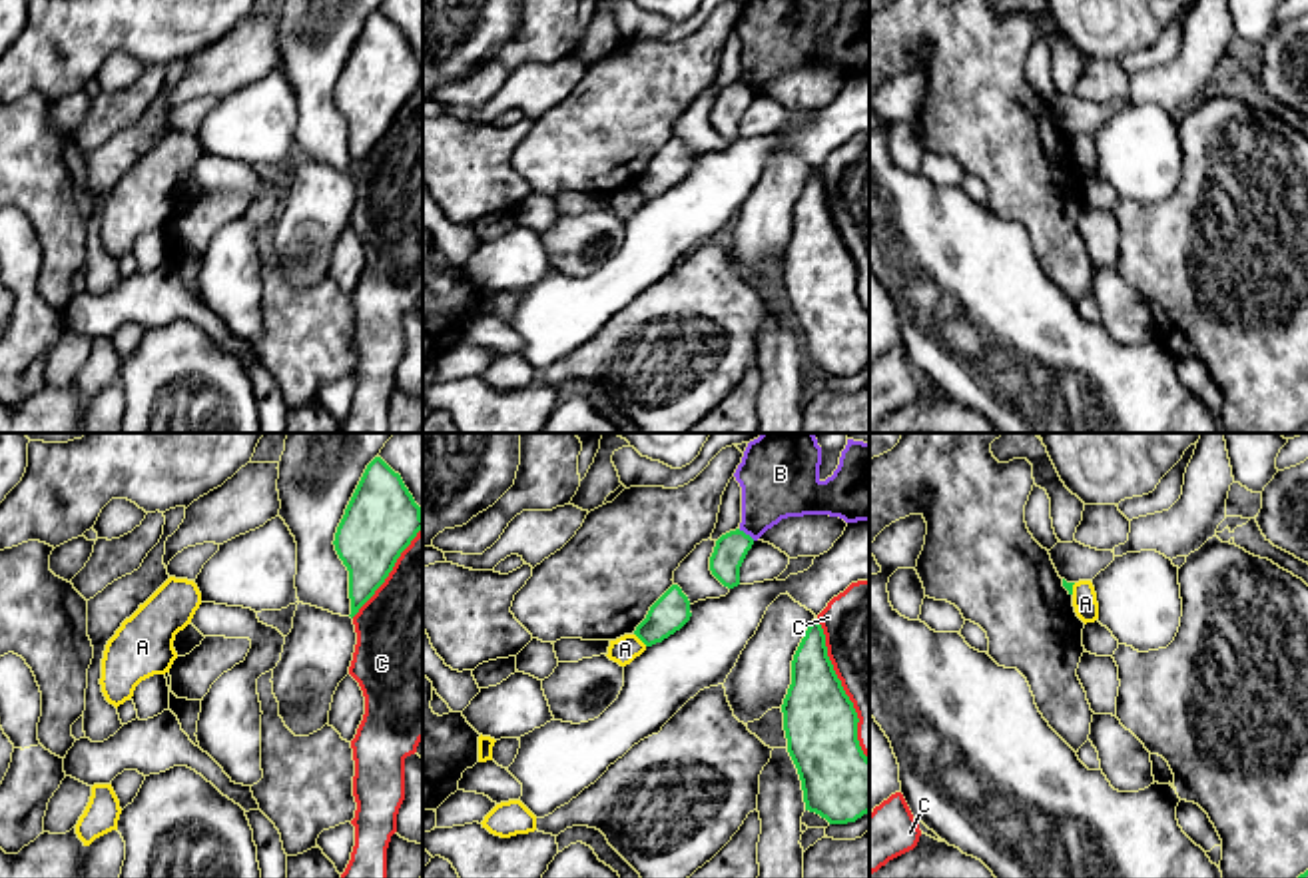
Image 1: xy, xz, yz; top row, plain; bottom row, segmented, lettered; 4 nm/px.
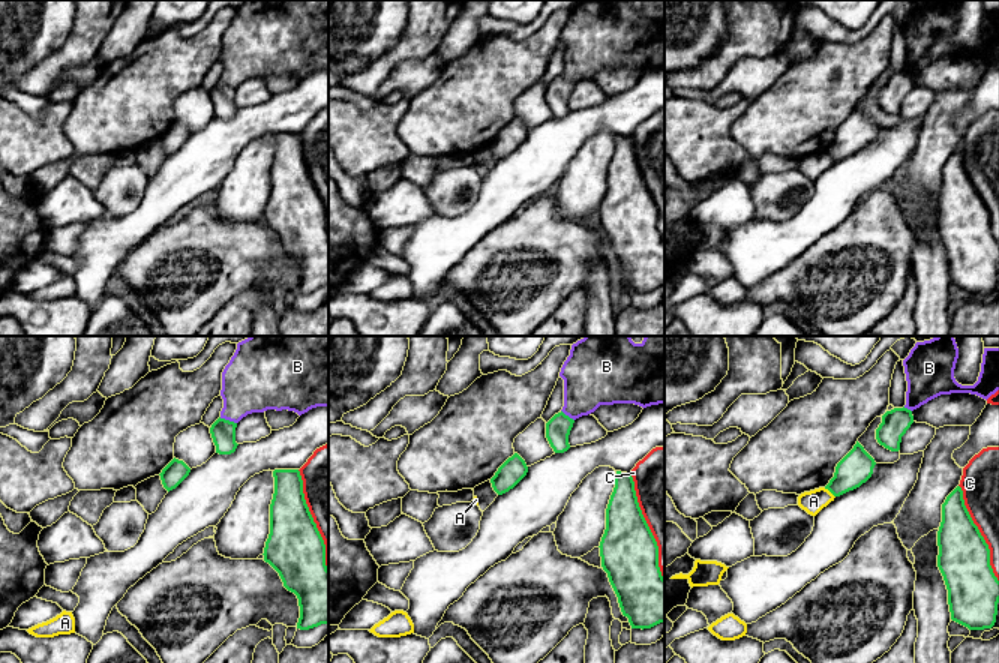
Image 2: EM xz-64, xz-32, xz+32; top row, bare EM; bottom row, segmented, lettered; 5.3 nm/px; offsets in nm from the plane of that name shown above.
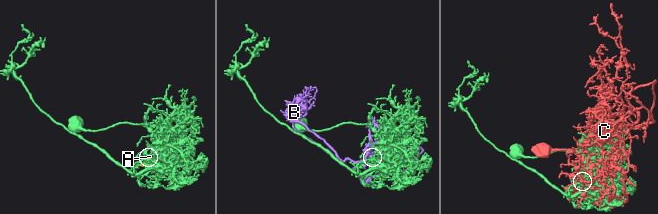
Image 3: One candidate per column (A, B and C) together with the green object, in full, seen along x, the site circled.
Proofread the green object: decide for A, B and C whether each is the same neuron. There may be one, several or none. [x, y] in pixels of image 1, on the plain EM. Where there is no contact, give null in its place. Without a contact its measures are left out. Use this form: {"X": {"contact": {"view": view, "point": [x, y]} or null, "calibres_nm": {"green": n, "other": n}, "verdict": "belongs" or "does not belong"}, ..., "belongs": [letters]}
{"A": {"contact": {"view": "xz", "point": [641, 192]}, "calibres_nm": {"green": 150, "other": 110}, "verdict": "does not belong"}, "B": {"contact": {"view": "xz", "point": [744, 86]}, "calibres_nm": {"green": 130, "other": 280}, "verdict": "does not belong"}, "C": {"contact": {"view": "xy", "point": [389, 124]}, "calibres_nm": {"green": 300, "other": 460}, "verdict": "does not belong"}, "belongs": []}

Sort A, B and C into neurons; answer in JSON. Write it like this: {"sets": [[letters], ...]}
{"sets": [["A"], ["B"], ["C"]]}

